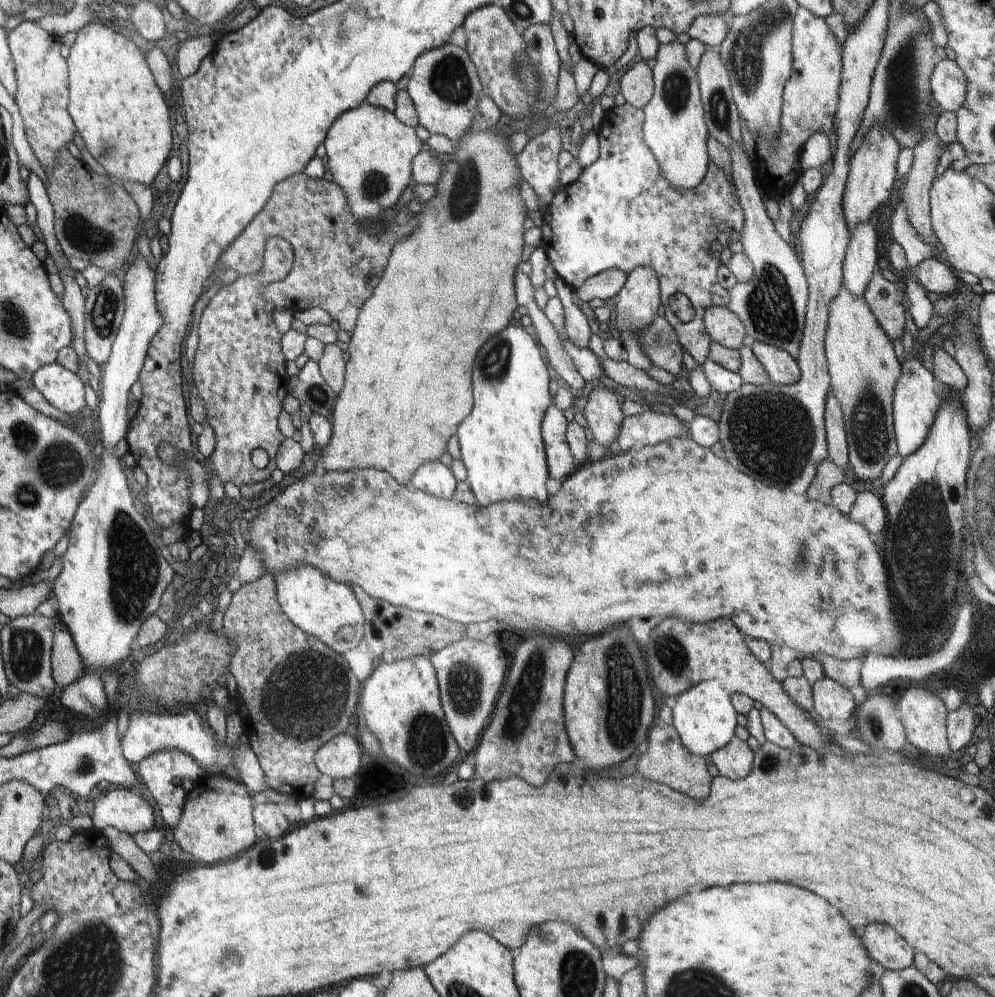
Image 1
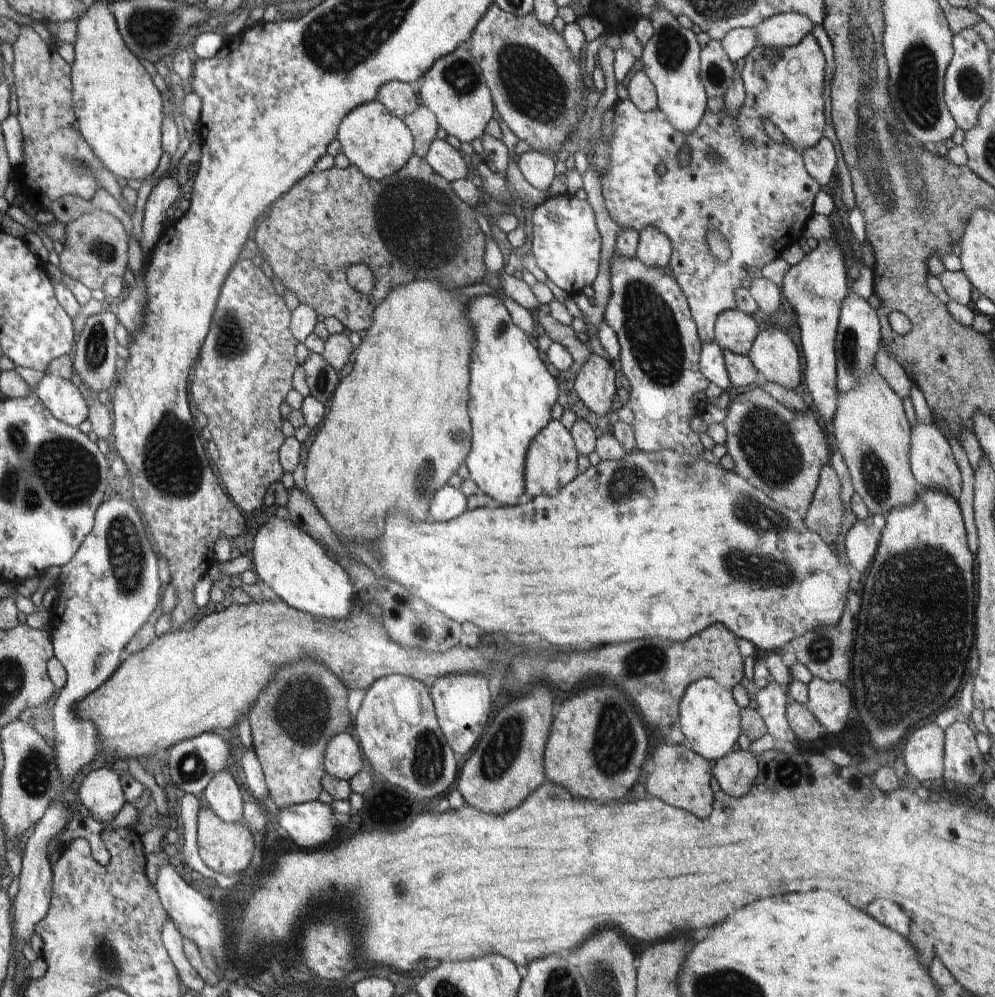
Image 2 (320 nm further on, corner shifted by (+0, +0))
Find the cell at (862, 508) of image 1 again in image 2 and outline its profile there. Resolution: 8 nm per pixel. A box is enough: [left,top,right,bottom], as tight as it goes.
[845,520,879,576]

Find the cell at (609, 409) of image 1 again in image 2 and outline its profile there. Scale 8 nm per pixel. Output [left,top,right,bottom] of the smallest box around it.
[575,352,617,416]

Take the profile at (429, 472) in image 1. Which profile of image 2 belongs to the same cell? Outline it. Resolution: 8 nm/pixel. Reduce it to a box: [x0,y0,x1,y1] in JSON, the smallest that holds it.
[429,484,467,523]

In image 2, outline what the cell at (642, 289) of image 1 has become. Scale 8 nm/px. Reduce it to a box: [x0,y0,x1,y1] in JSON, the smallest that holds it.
[636,227,672,267]

